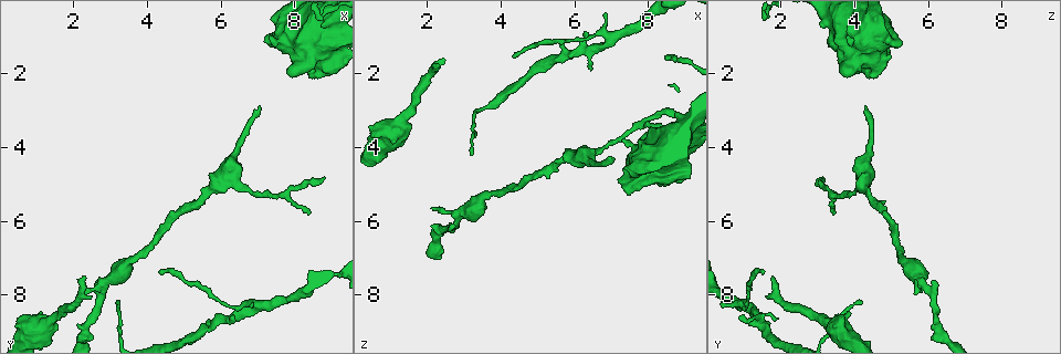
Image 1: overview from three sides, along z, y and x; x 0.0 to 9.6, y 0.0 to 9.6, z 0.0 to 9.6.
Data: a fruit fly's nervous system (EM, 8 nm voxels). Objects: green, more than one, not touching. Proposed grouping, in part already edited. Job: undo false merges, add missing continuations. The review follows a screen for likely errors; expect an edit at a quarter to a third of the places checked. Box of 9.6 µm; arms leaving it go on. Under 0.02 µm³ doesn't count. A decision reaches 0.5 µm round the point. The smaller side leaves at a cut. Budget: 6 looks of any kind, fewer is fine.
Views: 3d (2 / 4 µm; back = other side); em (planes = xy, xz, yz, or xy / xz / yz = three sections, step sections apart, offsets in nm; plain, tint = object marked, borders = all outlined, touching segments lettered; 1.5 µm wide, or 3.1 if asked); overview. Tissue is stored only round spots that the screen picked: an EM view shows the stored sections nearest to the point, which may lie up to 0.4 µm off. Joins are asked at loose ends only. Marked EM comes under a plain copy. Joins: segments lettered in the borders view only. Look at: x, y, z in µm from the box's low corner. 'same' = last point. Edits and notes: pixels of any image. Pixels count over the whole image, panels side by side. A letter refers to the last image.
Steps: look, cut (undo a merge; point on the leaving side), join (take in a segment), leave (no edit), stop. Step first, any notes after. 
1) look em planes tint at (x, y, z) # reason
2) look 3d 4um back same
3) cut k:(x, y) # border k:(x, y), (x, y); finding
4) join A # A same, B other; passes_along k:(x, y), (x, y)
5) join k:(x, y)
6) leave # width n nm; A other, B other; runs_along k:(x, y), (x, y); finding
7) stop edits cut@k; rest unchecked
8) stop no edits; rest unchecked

look em xz step 8 borders at (4.45, 7.40, 1.55) # end of a long branch

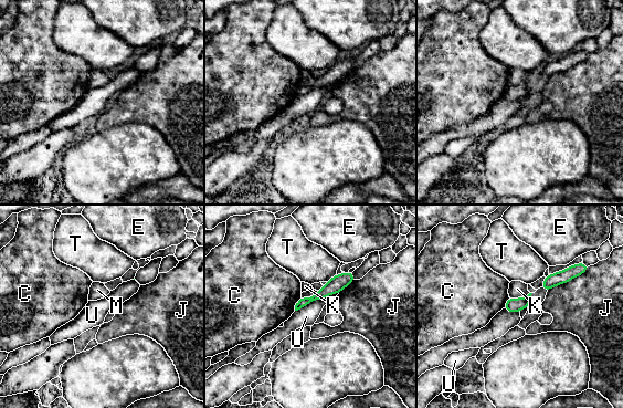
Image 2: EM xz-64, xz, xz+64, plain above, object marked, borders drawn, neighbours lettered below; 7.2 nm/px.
look em planes borders same # another direction

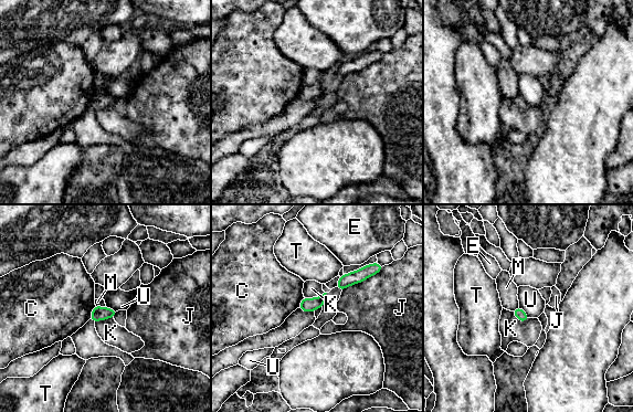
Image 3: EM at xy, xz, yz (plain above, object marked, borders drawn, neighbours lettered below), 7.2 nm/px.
leave # width 80 nm; C other, E other, J other, K other, M other, T other, U other; border 3:(519, 306), (529, 317); no lettered segment goes on from it

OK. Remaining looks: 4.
look 3d 2um at (6.45, 8.65, 1.95) # an open end

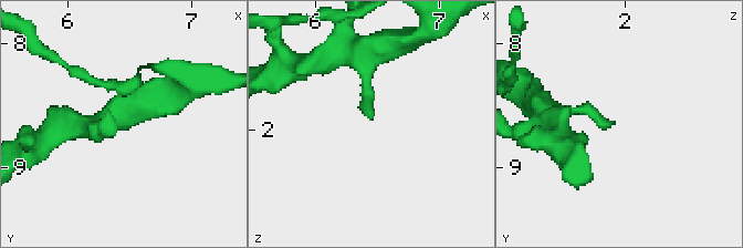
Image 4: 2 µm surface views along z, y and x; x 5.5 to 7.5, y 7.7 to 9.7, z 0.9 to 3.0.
look em planes borders at (6.44, 8.68, 1.92)

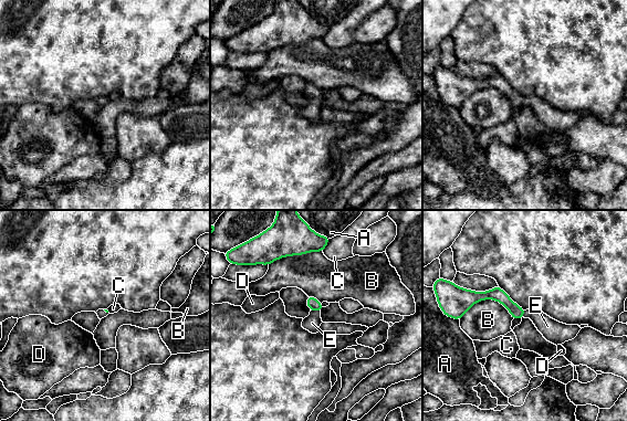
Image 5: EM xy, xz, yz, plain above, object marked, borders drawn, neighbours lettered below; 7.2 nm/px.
join E # A other, B other, C other, D other, E same; passes_along 5:(313, 304), (315, 311), (312, 323); the neuron continues

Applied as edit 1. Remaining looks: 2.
look overview

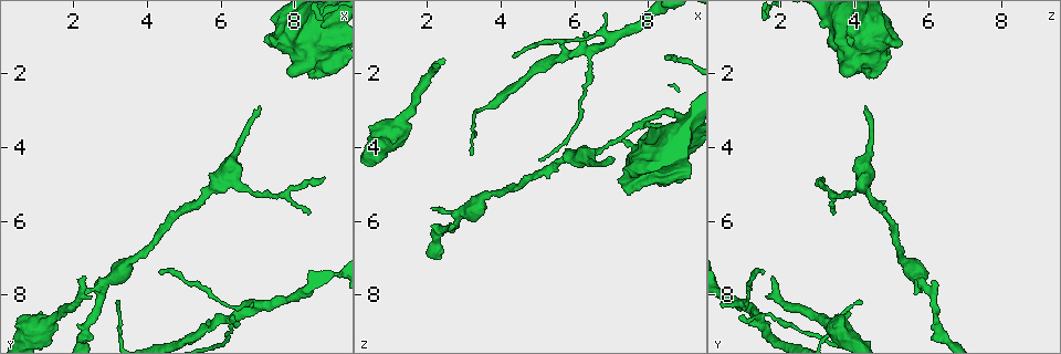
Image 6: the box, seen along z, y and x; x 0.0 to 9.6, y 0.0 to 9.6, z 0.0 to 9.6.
look em xy step 8 borders at (8.60, 2.10, 4.40) # thick end

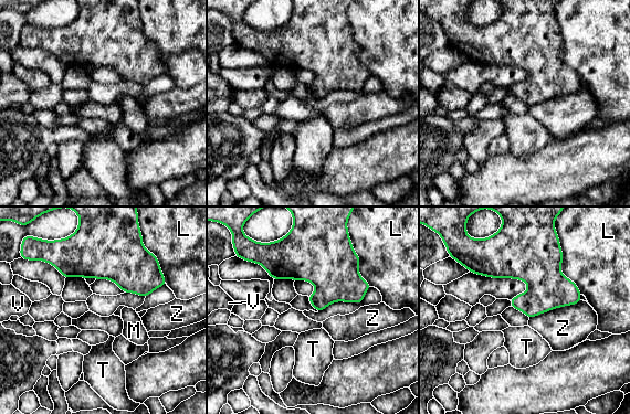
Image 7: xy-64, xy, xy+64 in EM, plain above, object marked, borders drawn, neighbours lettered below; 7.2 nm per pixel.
leave # L other, M other, T other, V other, Z other; border 7:(581, 300), (549, 309), (529, 318); none of them fits

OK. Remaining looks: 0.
stop edits join@5; rest unchecked

